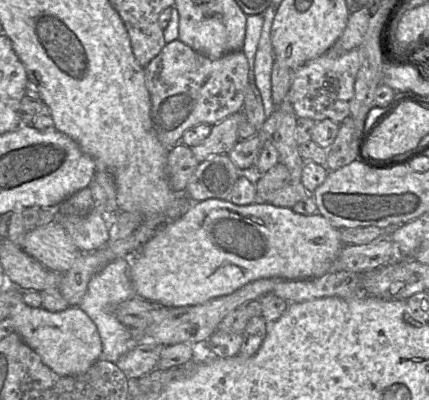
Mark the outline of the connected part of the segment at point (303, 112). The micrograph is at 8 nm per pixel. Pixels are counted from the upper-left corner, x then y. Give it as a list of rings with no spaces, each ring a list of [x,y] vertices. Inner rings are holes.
[[[355,48],[337,58],[330,58],[324,53],[293,70],[293,82],[287,96],[296,116],[316,122],[330,119],[338,124],[348,118],[359,68],[360,57]]]

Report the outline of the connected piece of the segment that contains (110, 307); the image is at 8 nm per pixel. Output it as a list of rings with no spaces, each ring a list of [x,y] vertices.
[[[130,258],[117,259],[96,273],[89,281],[87,291],[78,305],[97,327],[102,342],[100,360],[115,363],[139,344],[137,332],[122,324],[114,314],[117,305],[136,297],[130,276],[130,264]]]

